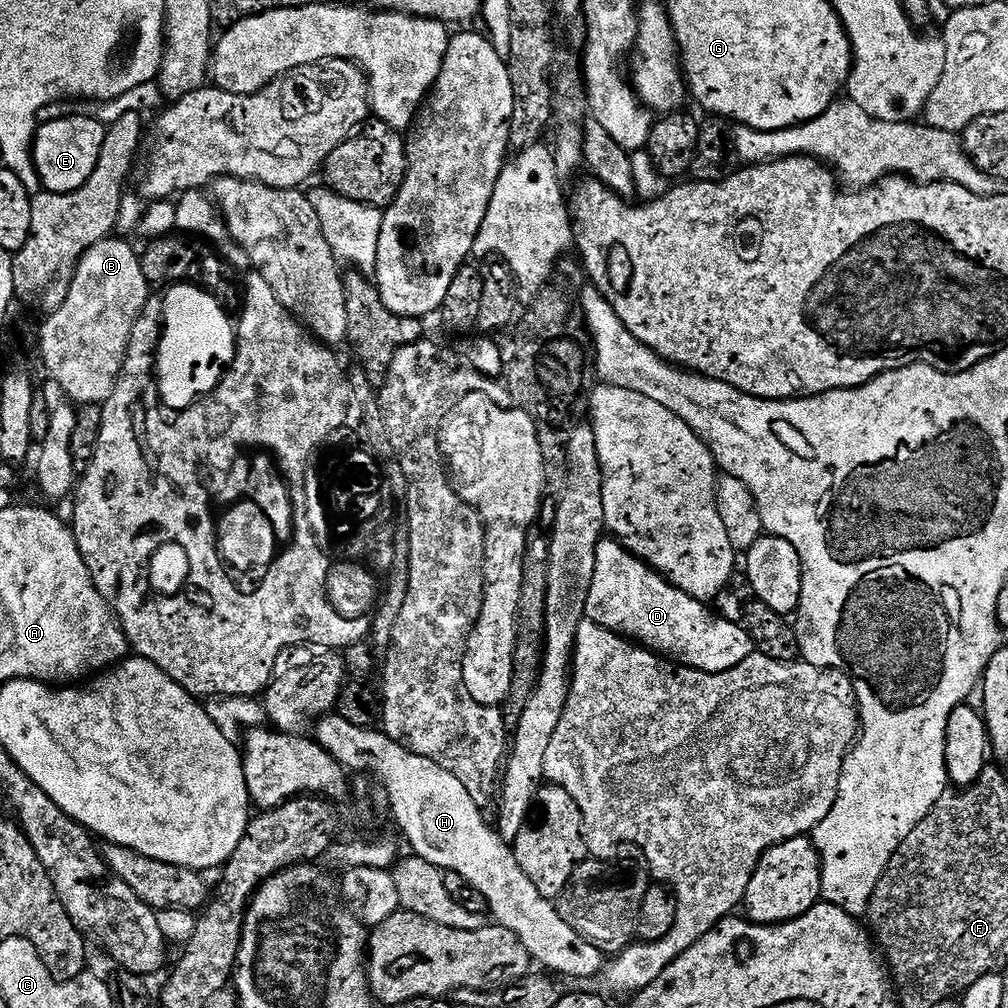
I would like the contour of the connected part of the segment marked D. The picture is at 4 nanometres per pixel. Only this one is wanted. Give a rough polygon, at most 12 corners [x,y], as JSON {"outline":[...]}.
{"outline":[[615,539],[597,544],[584,616],[699,672],[752,640]]}

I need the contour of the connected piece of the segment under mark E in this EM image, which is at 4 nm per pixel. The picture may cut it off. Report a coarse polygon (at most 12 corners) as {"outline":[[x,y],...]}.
{"outline":[[39,125],[31,167],[46,192],[73,192],[98,166],[105,125]]}

